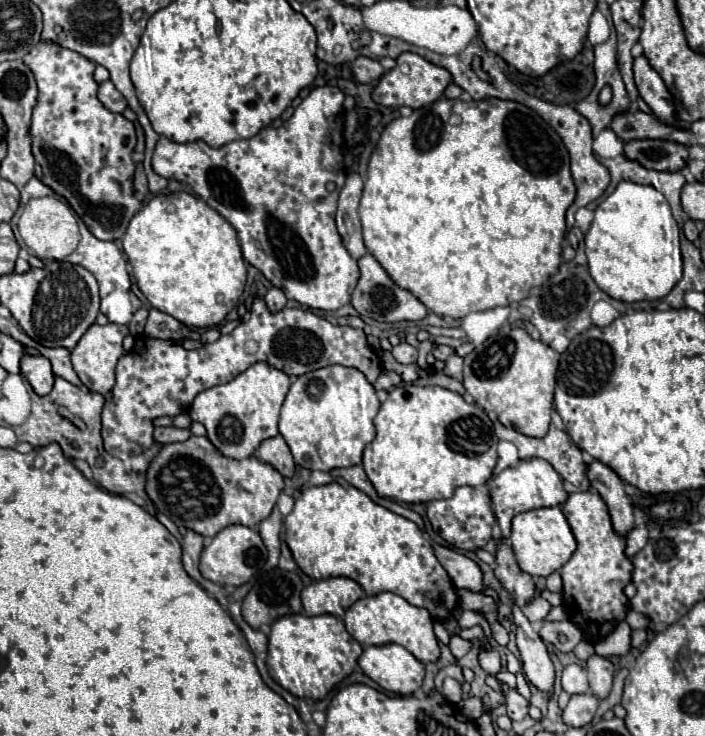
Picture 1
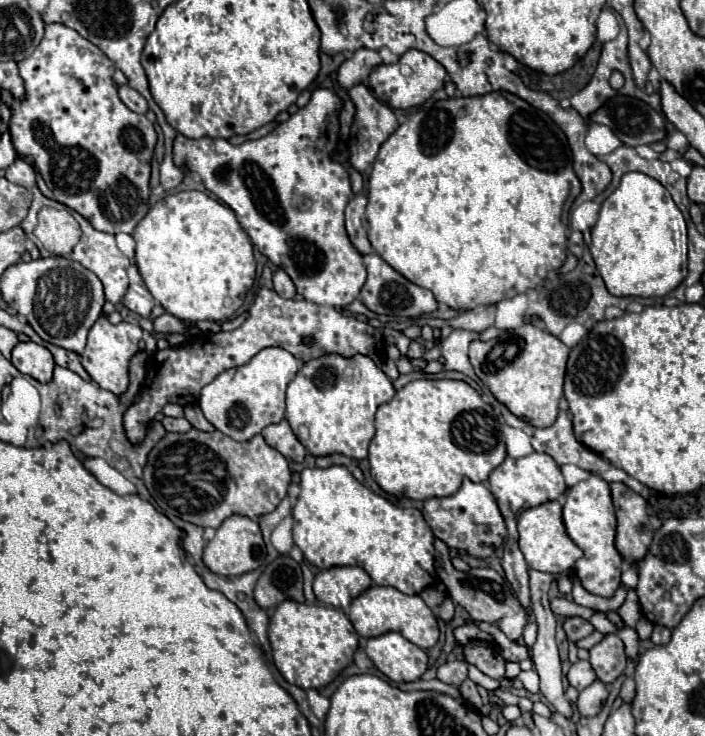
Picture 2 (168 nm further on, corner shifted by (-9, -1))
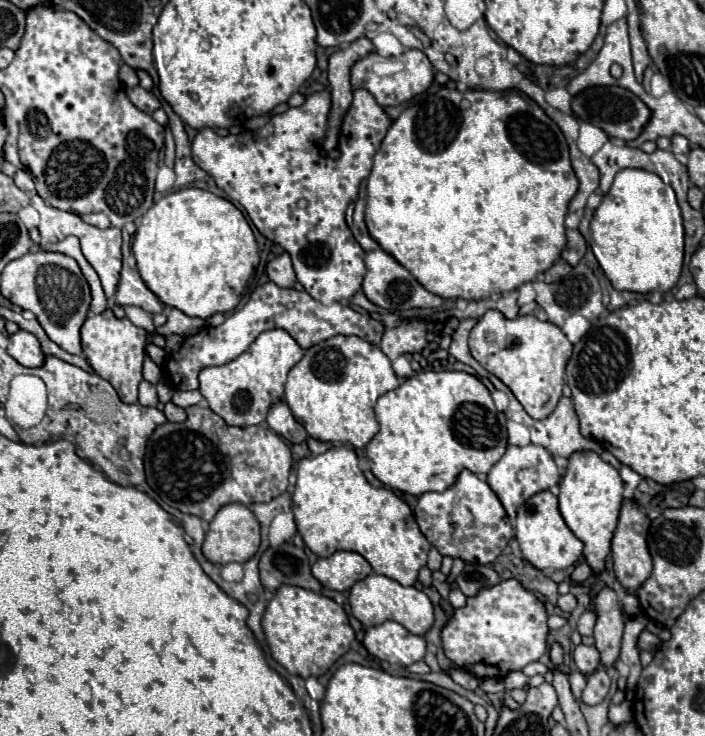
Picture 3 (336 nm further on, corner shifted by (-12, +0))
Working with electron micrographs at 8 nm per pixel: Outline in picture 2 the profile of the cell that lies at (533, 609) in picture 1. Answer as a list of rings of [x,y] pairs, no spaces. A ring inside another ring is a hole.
[[[553,598],[551,600],[551,610],[553,614],[557,616],[581,616],[581,618],[591,618],[593,610],[591,608],[585,608],[585,606],[579,606],[571,600],[565,600],[565,598]]]

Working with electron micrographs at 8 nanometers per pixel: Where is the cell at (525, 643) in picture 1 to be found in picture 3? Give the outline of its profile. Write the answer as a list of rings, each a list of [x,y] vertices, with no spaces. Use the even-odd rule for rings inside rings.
[[[508,445],[506,453],[502,455],[502,459],[498,463],[492,465],[492,469],[486,475],[488,485],[492,487],[492,491],[498,495],[498,499],[502,501],[506,513],[510,519],[516,519],[516,509],[534,493],[550,489],[554,485],[558,485],[560,481],[560,471],[552,459],[552,455],[540,447],[540,445],[524,445],[524,447],[516,447],[516,445]]]

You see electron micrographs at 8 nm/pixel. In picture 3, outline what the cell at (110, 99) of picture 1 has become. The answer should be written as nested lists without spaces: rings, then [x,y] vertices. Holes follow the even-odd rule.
[[[130,87],[130,89],[128,89],[128,97],[130,97],[130,101],[132,101],[140,111],[144,111],[144,113],[154,113],[156,109],[162,107],[160,101],[158,101],[150,91],[146,91],[146,89],[142,89],[142,87]]]

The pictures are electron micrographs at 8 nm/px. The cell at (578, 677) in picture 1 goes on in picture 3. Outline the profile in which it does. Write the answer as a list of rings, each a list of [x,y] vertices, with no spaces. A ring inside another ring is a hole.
[[[576,645],[574,649],[574,661],[580,669],[580,673],[592,673],[600,667],[600,653],[596,647],[588,647],[588,645]]]

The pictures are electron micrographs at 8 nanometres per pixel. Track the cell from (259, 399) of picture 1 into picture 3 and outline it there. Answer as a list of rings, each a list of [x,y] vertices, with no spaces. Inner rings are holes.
[[[268,329],[262,331],[256,341],[234,361],[204,367],[198,375],[200,379],[200,393],[208,401],[208,407],[220,415],[228,425],[246,427],[246,425],[260,425],[266,421],[266,413],[272,403],[282,399],[284,395],[284,381],[292,365],[300,361],[304,349],[290,337],[284,329]]]

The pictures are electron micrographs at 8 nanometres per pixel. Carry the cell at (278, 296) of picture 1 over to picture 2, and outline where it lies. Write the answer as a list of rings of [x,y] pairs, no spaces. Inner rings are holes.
[[[277,270],[275,274],[273,274],[273,284],[275,284],[275,292],[281,296],[281,298],[285,298],[285,300],[289,300],[289,298],[295,298],[295,286],[293,286],[293,282],[291,282],[291,278],[283,272],[283,270]]]

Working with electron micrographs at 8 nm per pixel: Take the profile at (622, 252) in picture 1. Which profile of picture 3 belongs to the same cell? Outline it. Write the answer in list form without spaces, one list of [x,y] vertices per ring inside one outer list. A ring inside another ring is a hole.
[[[622,169],[616,173],[610,191],[604,195],[602,203],[594,211],[590,221],[592,233],[592,251],[604,269],[608,281],[618,291],[634,293],[652,293],[652,291],[670,291],[682,271],[684,261],[684,227],[680,207],[676,203],[674,189],[666,185],[656,173],[644,169]]]

